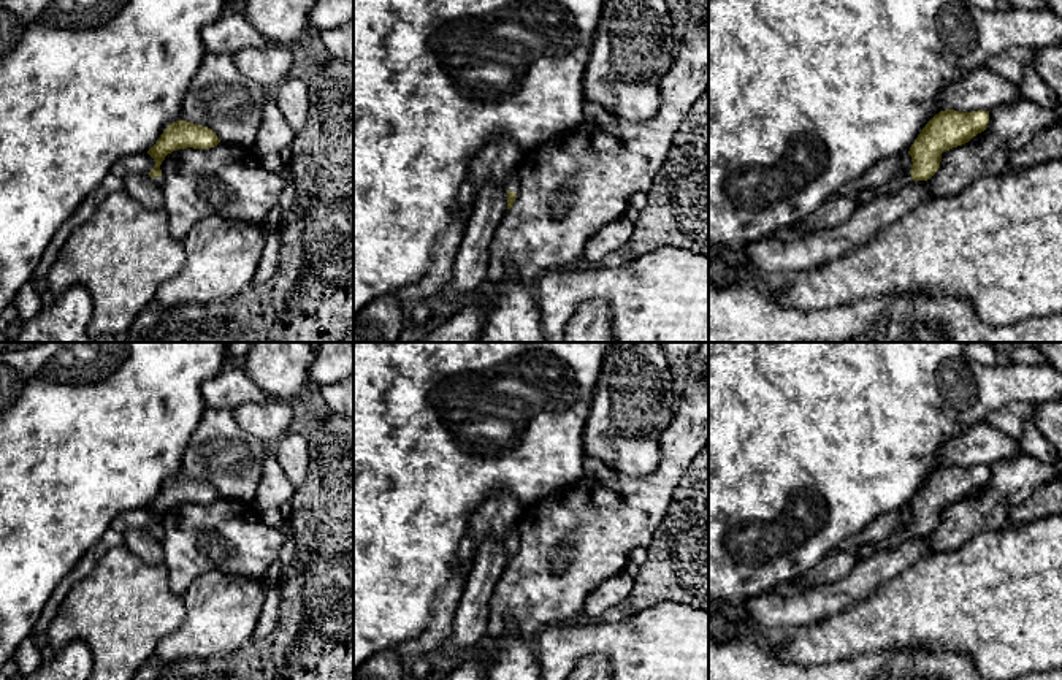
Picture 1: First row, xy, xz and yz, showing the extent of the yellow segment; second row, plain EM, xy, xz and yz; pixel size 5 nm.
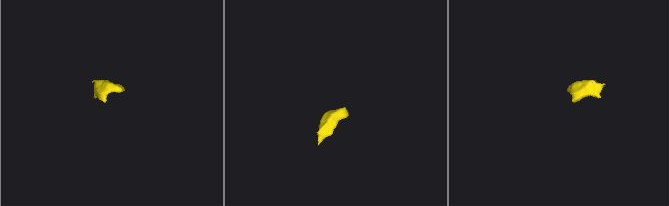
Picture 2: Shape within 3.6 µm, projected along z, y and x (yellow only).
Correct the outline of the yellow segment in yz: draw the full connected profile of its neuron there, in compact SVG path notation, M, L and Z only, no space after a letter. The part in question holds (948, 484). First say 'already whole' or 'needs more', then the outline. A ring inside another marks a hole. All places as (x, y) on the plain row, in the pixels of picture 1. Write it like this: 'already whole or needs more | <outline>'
needs more | M940 466L926 479L908 506L913 517L911 525L884 539L881 544L859 548L854 556L864 560L878 550L894 548L911 536L930 534L940 523L943 507L968 498L973 491L984 487L988 479L989 466Z

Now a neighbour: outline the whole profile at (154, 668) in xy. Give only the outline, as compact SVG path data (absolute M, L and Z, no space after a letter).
M154 653L132 680L241 680L228 667L225 656L165 661Z

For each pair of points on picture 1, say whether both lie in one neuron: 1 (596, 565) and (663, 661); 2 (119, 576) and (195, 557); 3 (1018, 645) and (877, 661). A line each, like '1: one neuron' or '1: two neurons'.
1: two neurons
2: two neurons
3: two neurons

